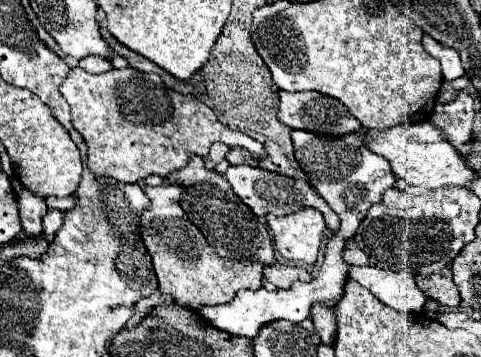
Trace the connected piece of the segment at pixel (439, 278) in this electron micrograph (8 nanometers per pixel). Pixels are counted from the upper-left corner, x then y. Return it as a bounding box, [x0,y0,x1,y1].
[415,269,461,307]

